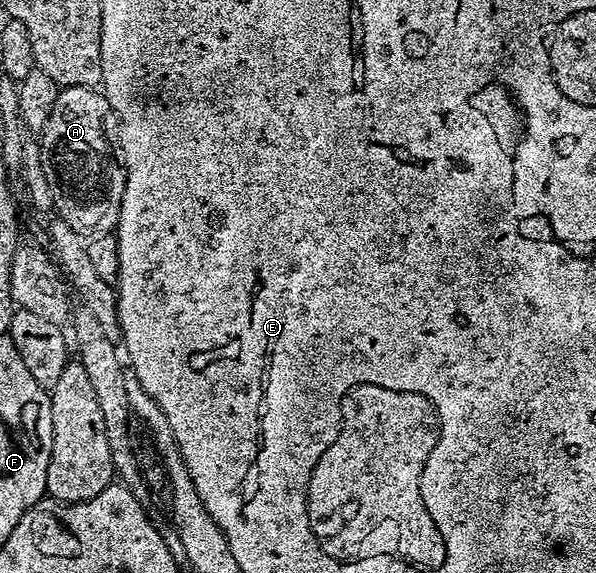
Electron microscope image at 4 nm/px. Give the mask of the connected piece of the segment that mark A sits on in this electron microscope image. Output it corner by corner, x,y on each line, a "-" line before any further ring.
64,86
53,104
53,112
41,132
43,147
43,167
45,180
49,180
49,189
53,191
53,204
58,217
73,228
84,240
90,240
96,234
110,234
121,216
121,200
125,196
127,169
121,164
117,153
116,138
119,133
119,121
103,95
102,89
94,86

